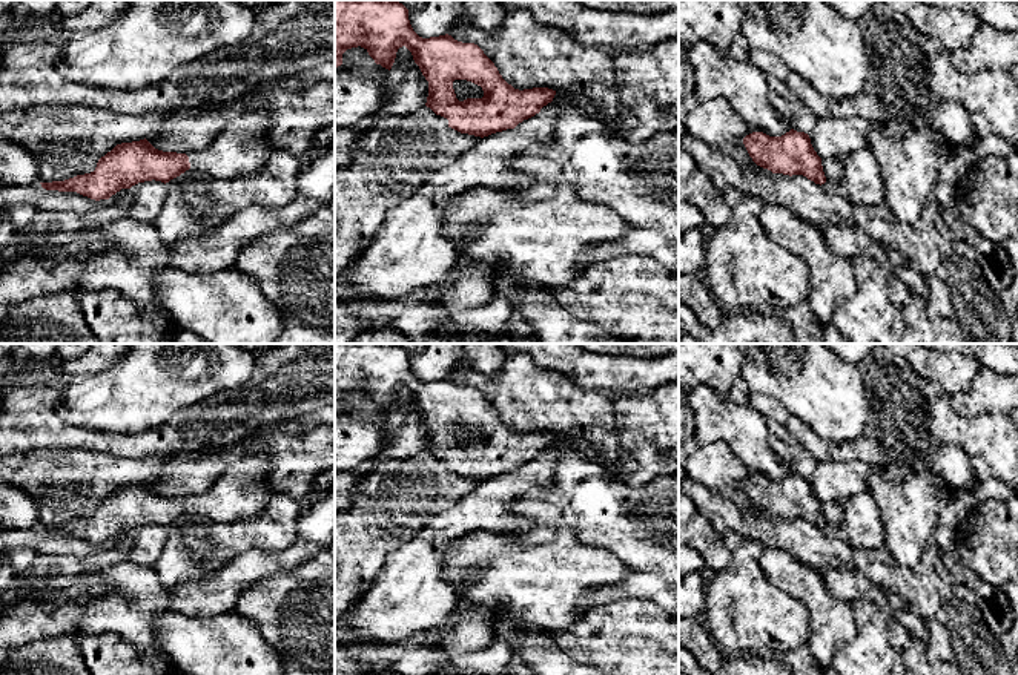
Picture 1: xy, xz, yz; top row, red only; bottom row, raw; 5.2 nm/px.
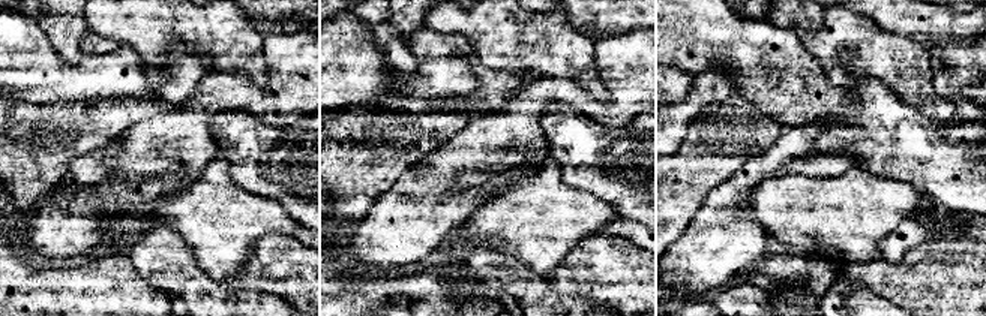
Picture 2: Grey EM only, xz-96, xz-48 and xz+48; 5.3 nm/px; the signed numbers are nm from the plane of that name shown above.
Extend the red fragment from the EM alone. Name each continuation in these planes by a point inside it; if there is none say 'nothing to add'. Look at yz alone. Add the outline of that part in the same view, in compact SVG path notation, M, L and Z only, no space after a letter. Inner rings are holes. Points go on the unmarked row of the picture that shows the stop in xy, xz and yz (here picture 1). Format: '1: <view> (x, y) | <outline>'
1: yz (832, 511) | M834 500L821 503L823 515L828 526L835 526L843 519L843 502L844 500Z

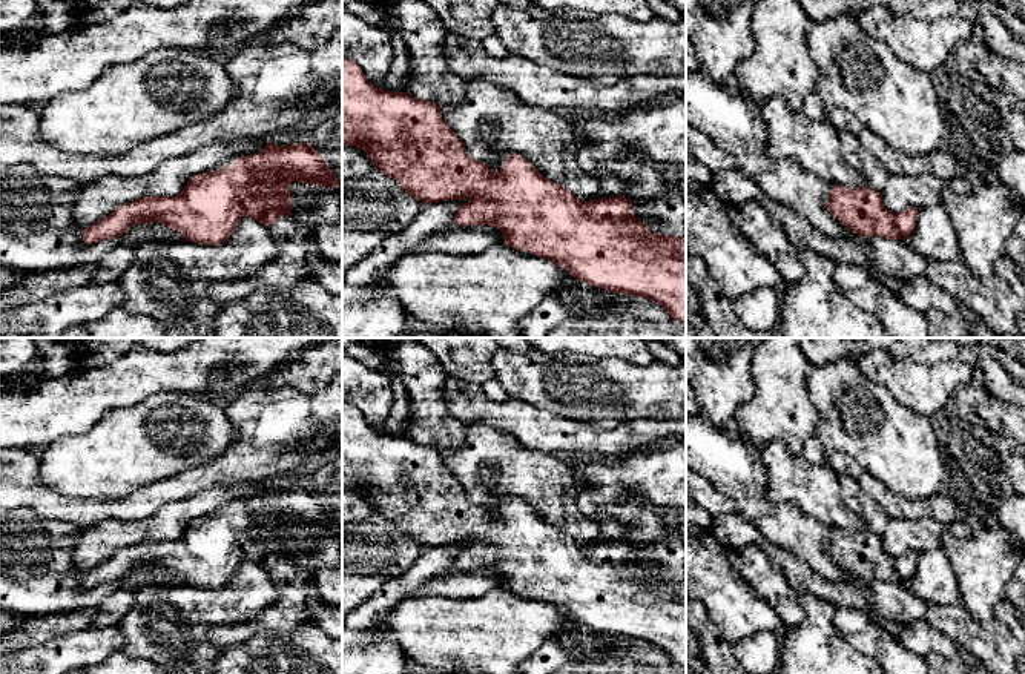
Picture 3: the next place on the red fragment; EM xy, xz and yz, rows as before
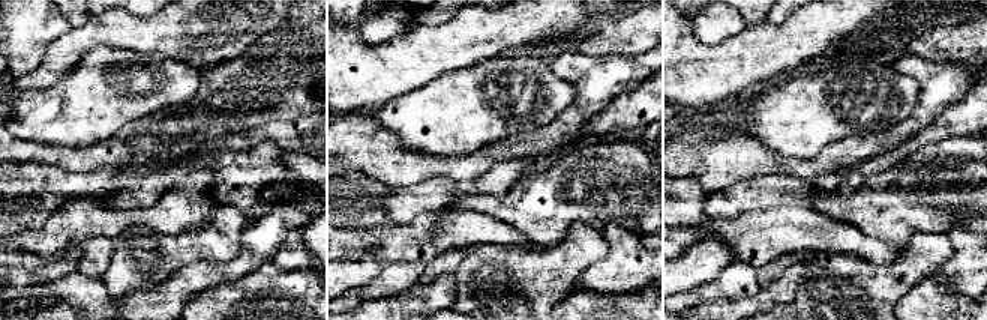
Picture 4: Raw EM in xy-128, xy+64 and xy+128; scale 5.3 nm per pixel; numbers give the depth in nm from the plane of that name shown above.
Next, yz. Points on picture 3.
nothing to add

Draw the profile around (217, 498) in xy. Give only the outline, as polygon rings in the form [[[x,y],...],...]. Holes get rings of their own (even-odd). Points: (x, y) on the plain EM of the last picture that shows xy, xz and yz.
[[[256,482],[212,485],[189,499],[163,505],[155,516],[143,520],[104,520],[83,531],[72,563],[77,571],[86,573],[143,540],[176,540],[193,519],[233,508],[238,501],[259,497],[265,488],[267,484]]]

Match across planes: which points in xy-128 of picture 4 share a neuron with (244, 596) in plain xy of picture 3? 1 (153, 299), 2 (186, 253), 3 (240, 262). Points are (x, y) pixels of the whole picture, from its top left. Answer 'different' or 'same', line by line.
1: different
2: same
3: different

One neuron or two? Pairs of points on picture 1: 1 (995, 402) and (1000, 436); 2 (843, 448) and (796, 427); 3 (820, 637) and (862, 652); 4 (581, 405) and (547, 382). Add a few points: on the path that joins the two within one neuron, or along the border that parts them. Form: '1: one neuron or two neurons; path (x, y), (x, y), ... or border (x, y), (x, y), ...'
1: two neurons; border (986, 411), (1001, 414)
2: one neuron; path (831, 448), (819, 448), (808, 439)
3: two neurons; border (857, 622), (857, 634), (845, 642), (831, 658)
4: one neuron; path (573, 399), (561, 396), (555, 390)

